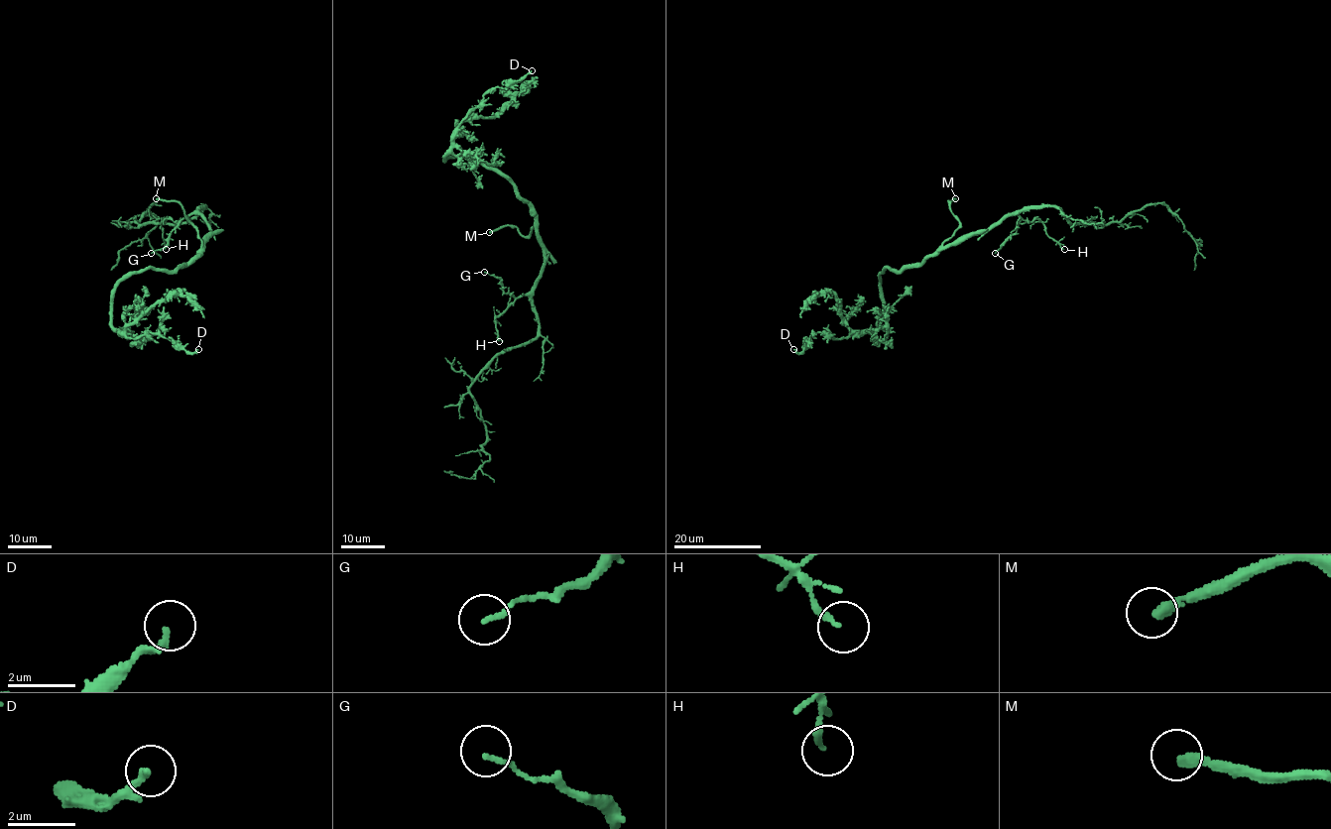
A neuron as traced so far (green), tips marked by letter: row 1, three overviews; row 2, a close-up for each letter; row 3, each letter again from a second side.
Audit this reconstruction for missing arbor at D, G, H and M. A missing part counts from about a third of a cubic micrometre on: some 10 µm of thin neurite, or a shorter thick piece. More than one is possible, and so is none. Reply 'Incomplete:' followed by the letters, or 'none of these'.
Incomplete: M

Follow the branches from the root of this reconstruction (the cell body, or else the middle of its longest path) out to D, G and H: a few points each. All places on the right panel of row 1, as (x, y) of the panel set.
D: (975, 233), (920, 264), (887, 268), (876, 327), (840, 338), (817, 332), (793, 349)
G: (975, 233), (988, 231), (1016, 213), (1021, 218), (1016, 231), (995, 253)
H: (975, 233), (988, 231), (1016, 213), (1024, 220), (1037, 219), (1045, 233), (1064, 249)

